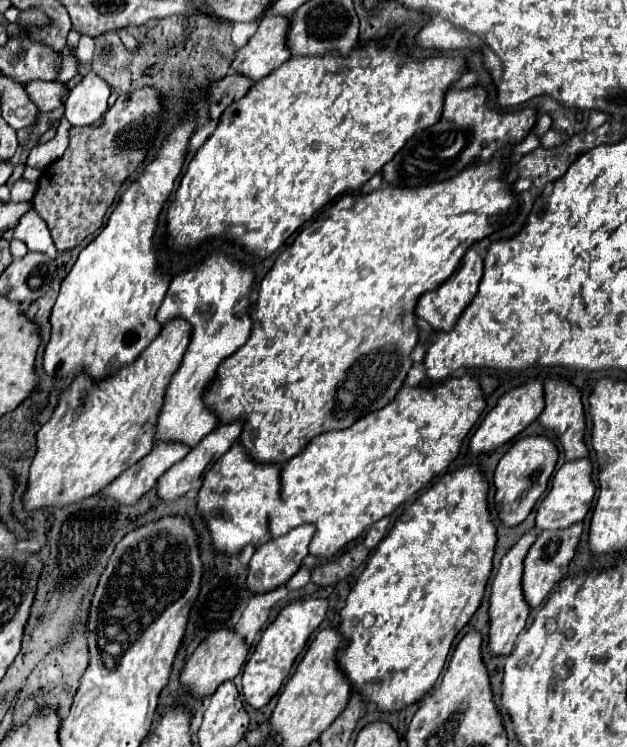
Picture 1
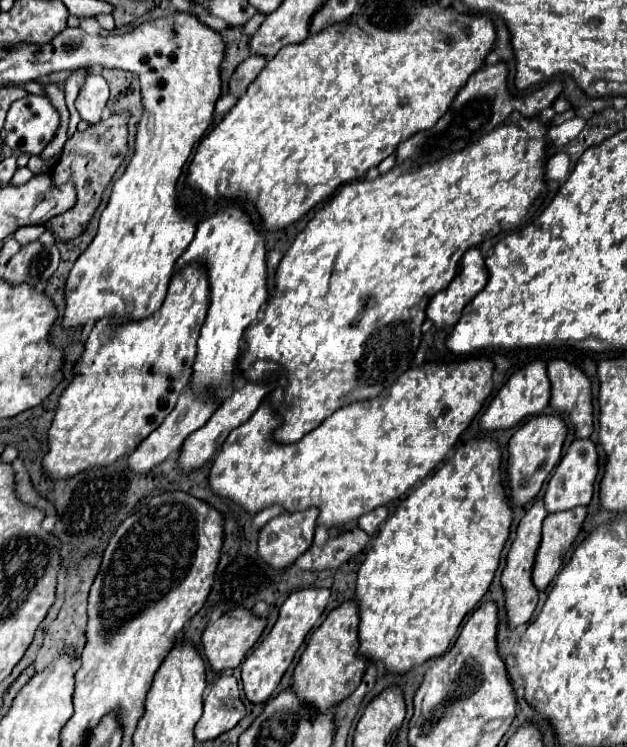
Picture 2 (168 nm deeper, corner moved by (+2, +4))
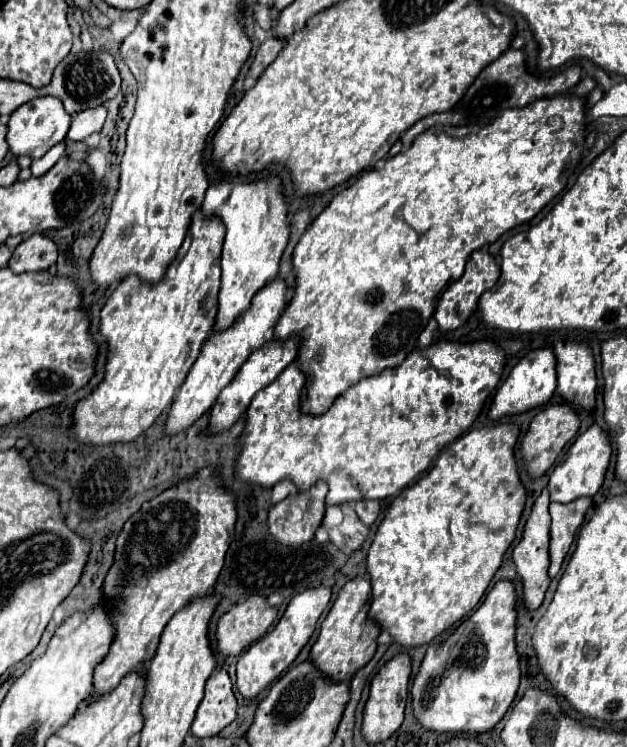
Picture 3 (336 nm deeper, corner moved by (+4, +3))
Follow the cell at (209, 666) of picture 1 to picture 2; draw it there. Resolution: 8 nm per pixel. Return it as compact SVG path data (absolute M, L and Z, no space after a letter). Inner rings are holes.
M232 609L228 613L224 613L218 621L208 625L202 633L202 649L204 649L204 655L206 655L212 671L222 673L224 669L236 669L242 663L242 659L246 657L246 653L252 649L252 645L260 639L264 627L266 627L266 619L256 617L248 609Z

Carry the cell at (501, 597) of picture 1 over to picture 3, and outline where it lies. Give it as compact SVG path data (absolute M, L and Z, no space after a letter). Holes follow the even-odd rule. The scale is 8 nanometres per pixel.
M548 488L542 490L542 494L538 496L538 500L534 502L532 506L532 514L524 526L524 534L522 534L522 540L516 544L514 548L514 564L516 564L516 570L524 582L524 602L526 602L526 608L528 610L536 610L542 600L544 600L544 594L550 586L550 576L548 576L548 566L550 566L550 554L548 554L548 544L550 544L550 514L548 514L548 504L550 504L550 492Z

